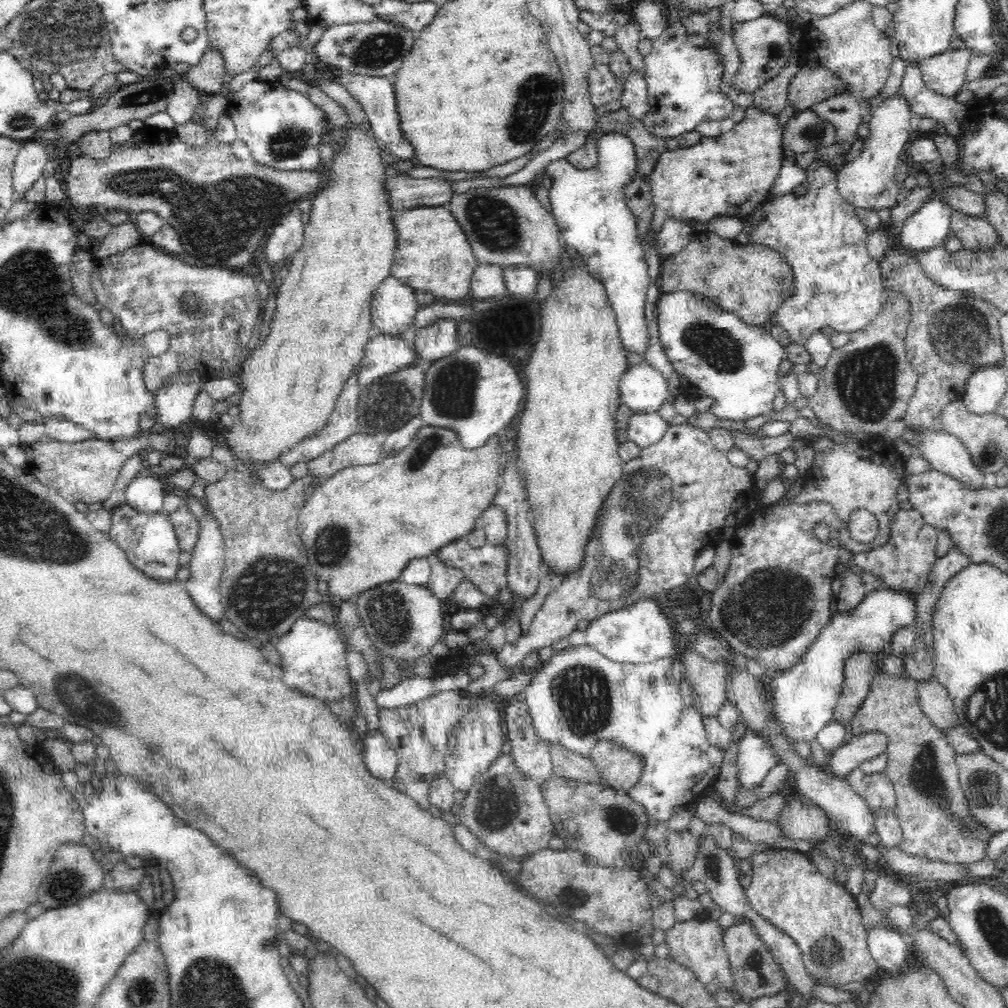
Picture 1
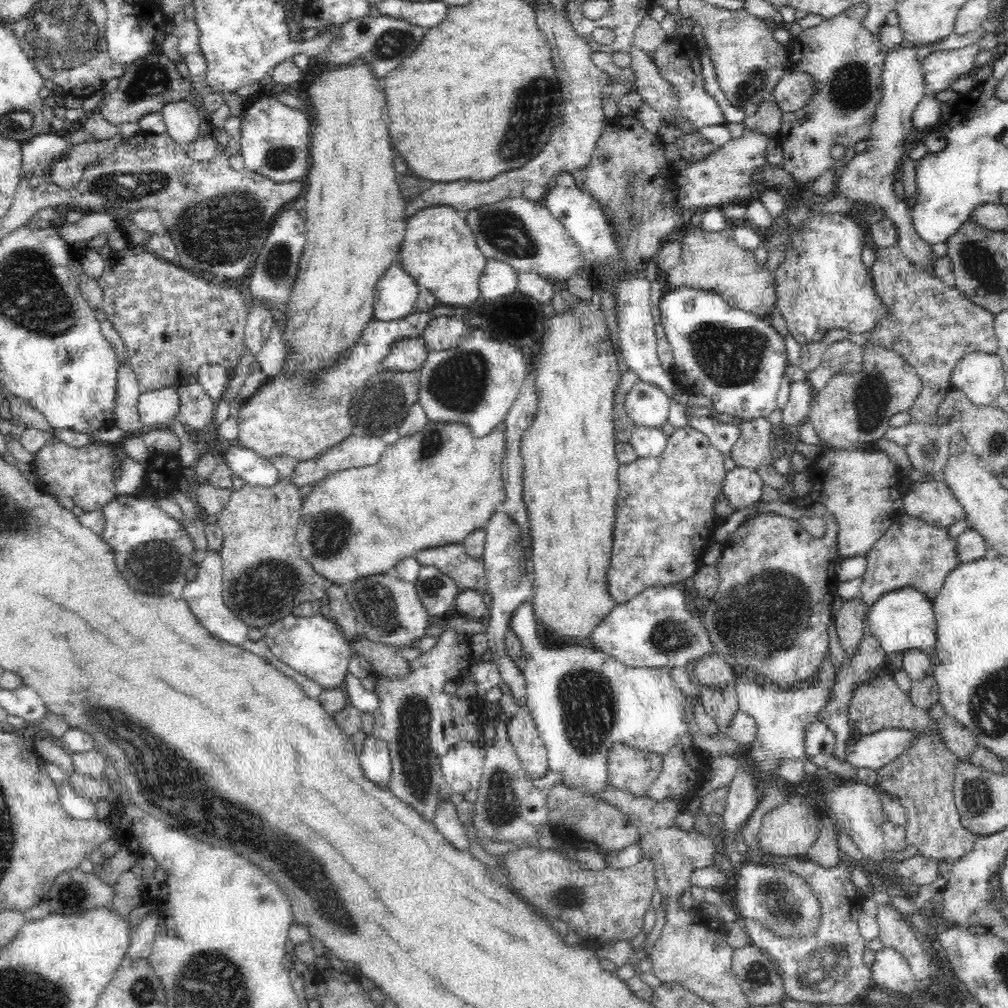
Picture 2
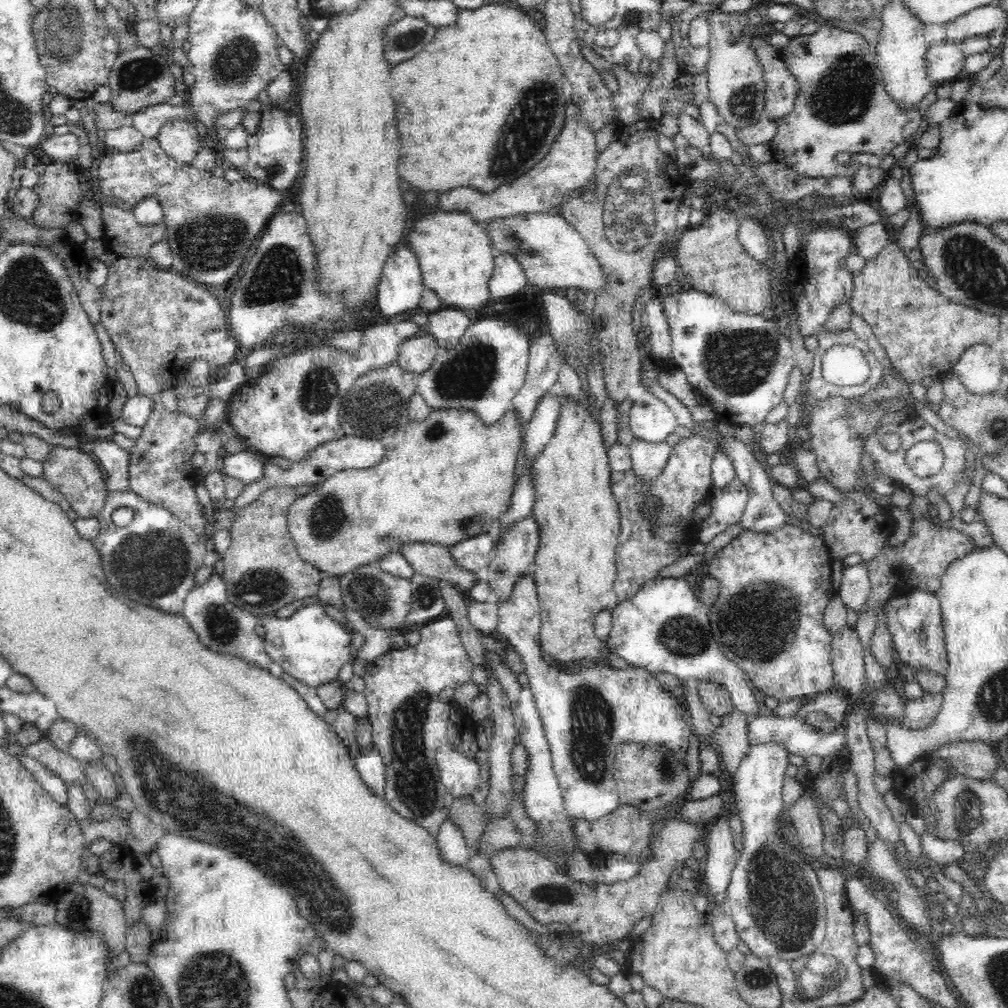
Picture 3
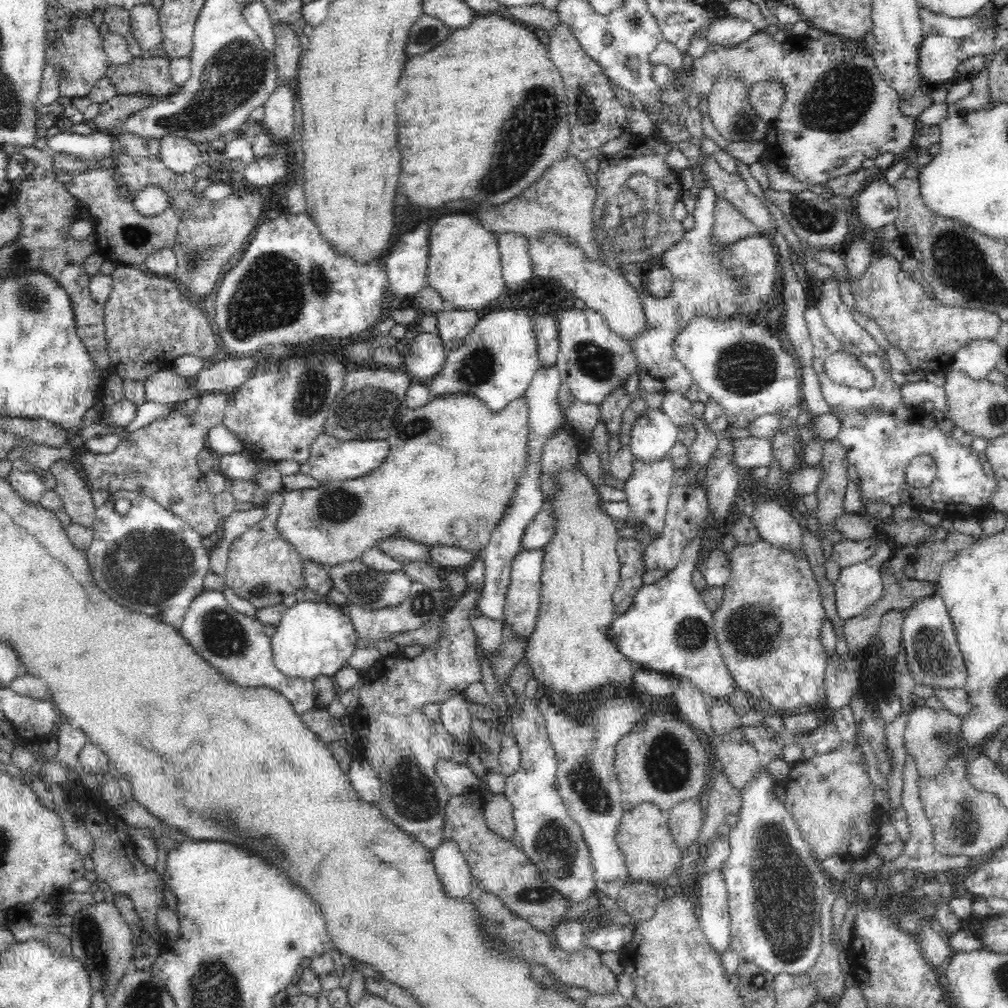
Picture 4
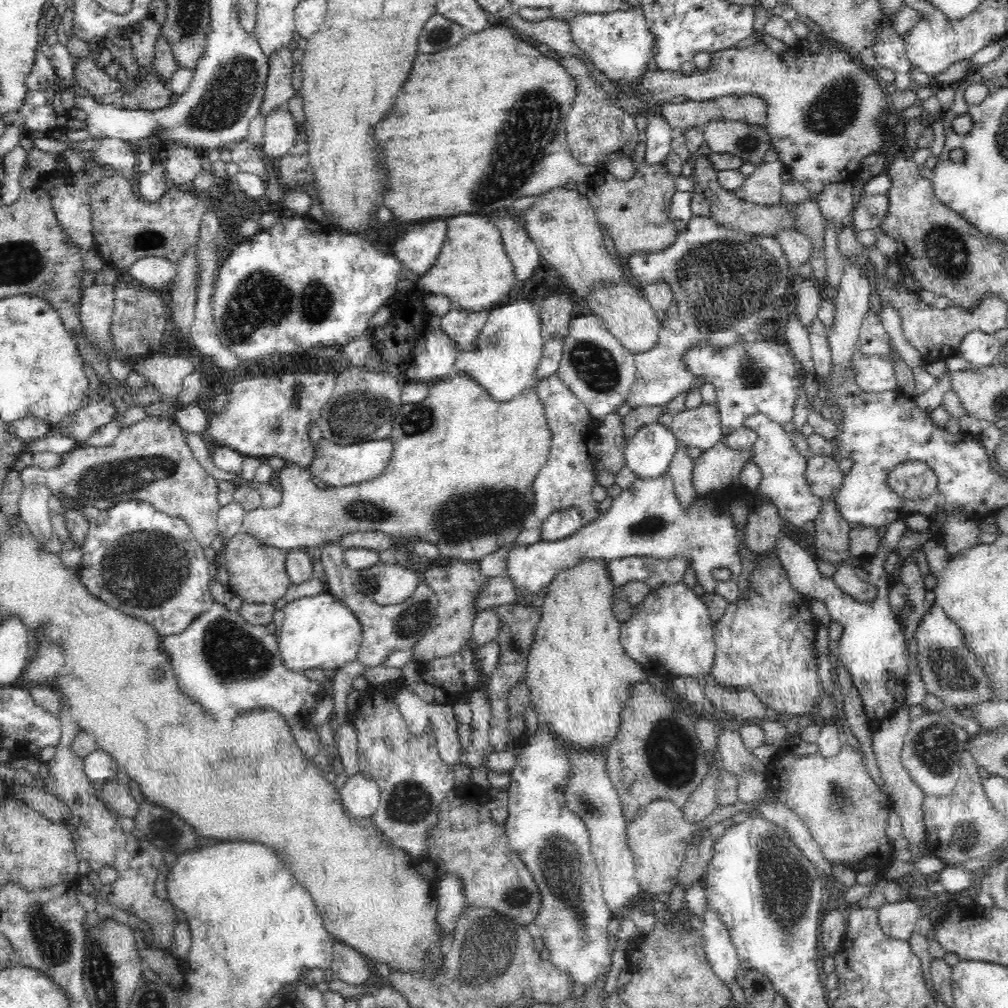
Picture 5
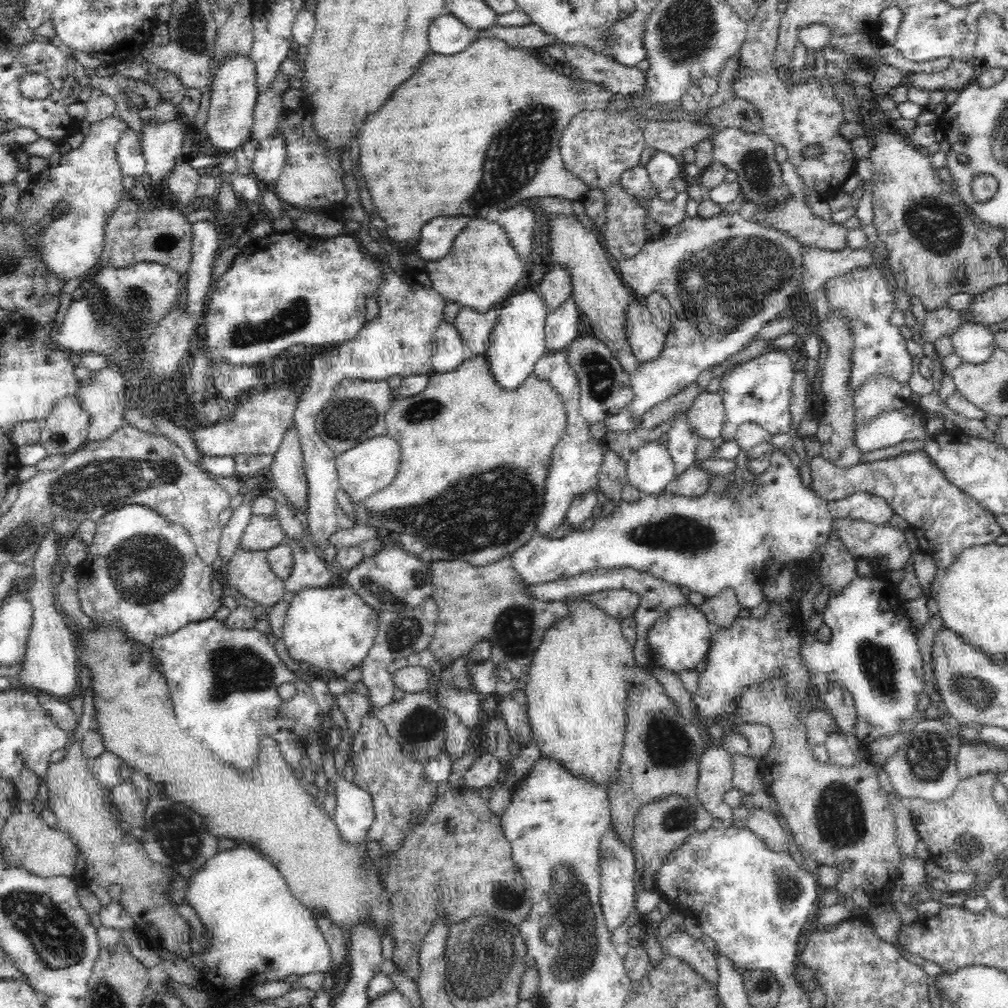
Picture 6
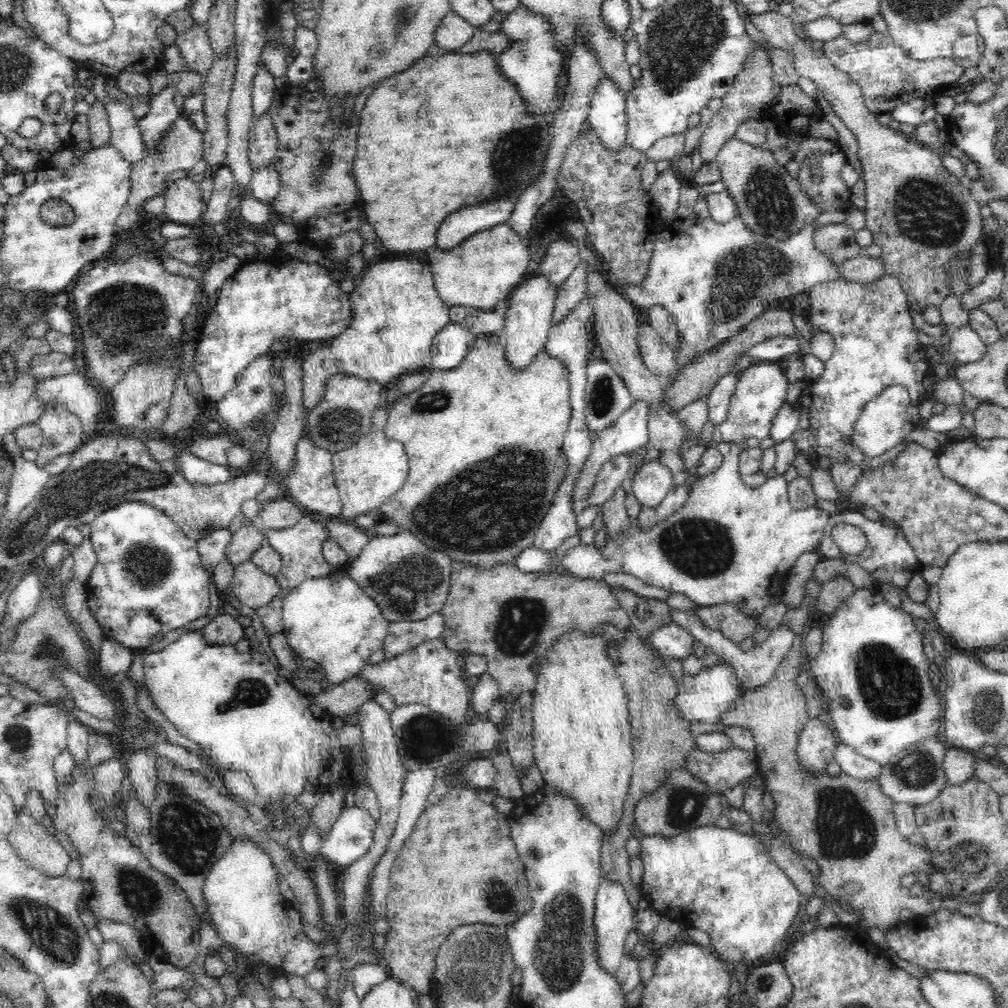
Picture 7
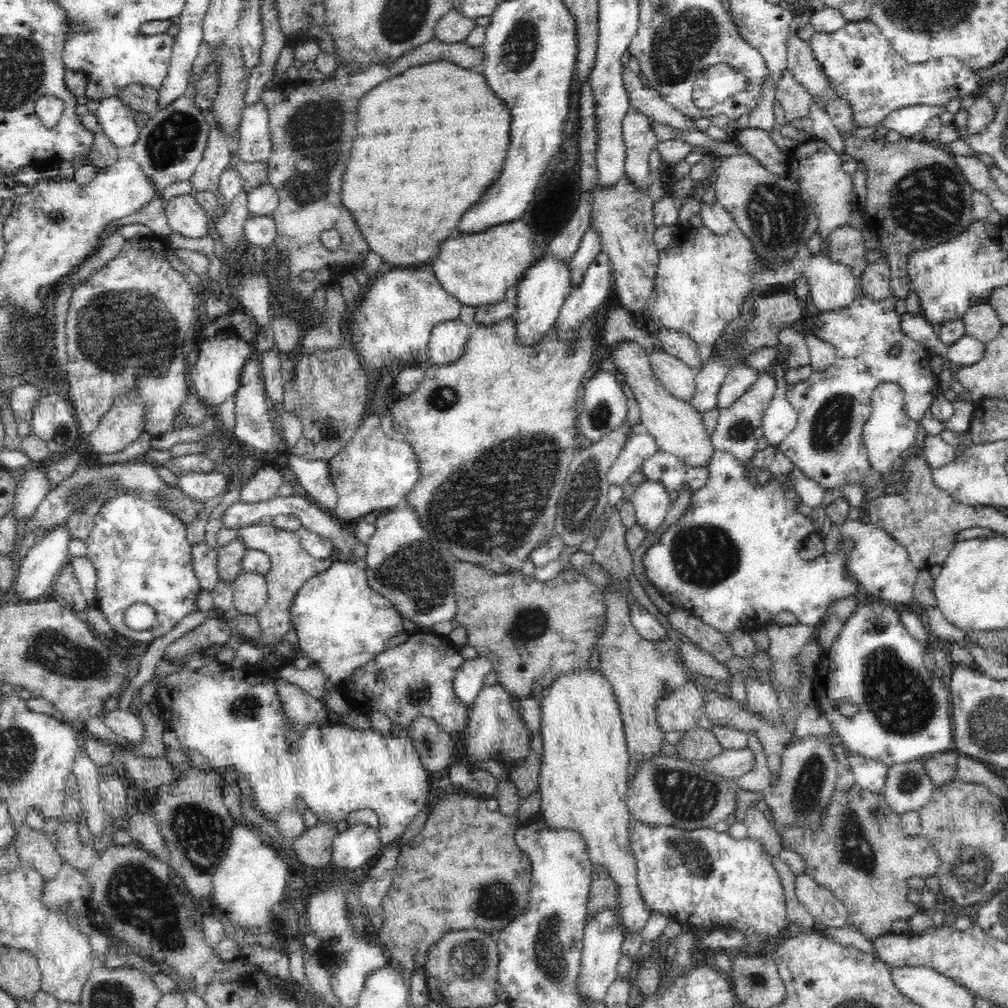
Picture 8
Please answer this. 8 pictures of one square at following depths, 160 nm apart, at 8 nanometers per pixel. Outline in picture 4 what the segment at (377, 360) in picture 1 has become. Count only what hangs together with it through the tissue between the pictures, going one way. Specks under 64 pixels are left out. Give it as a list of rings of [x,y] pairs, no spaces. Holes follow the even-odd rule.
[[[420,331],[403,350],[405,371],[415,382],[426,383],[444,366],[447,351],[438,333]]]

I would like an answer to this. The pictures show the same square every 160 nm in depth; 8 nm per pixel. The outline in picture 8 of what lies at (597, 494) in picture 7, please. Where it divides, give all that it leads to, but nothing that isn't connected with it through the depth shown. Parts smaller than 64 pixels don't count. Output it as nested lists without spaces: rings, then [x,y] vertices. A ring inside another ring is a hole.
[[[647,432],[644,434],[632,434],[614,460],[614,464],[608,469],[608,484],[624,486],[627,478],[641,468],[642,463],[648,460],[656,452],[660,452],[654,437]]]

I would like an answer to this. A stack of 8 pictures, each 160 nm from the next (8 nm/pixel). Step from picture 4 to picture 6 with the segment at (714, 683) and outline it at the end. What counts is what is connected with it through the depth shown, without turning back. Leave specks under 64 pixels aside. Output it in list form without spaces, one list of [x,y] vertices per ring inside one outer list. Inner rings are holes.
[[[688,602],[684,607],[674,607],[672,611],[666,611],[664,615],[661,615],[648,632],[646,644],[649,645],[649,651],[653,656],[653,665],[680,674],[684,670],[695,669],[704,662],[713,643],[713,636],[714,628],[704,617],[700,606],[694,606]]]

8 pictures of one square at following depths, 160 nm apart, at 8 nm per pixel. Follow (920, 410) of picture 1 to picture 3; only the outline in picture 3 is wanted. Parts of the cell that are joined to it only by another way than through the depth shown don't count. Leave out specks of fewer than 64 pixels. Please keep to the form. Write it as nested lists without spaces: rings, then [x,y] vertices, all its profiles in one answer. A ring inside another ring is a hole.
[[[893,241],[855,275],[849,304],[874,330],[895,370],[910,383],[920,383],[924,376],[942,377],[971,346],[998,343],[999,317],[945,300],[924,281],[921,267],[910,262]]]

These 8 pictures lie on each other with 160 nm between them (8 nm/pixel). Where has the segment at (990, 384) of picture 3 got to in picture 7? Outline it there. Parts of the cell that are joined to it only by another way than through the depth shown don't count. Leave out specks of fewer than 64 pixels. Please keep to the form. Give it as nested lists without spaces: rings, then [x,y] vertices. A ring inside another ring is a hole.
[[[969,324],[952,330],[949,352],[957,364],[978,362],[984,356],[986,349],[983,339]]]

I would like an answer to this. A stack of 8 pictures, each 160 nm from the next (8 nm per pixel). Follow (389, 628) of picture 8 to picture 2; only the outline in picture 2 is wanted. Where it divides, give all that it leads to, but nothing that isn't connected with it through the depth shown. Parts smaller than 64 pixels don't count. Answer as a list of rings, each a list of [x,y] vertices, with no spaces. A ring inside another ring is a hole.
[[[290,613],[265,628],[263,635],[262,640],[272,654],[282,663],[292,667],[292,670],[320,684],[323,689],[344,687],[344,680],[349,673],[349,663],[354,653],[351,651],[350,642],[344,638],[328,614],[302,618]]]

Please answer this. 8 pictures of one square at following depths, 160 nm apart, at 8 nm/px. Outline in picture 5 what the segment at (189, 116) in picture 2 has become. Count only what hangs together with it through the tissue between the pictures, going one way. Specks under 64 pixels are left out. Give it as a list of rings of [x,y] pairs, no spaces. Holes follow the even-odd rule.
[[[170,145],[166,152],[167,181],[175,187],[188,188],[202,170],[204,159],[198,151],[181,145]]]

